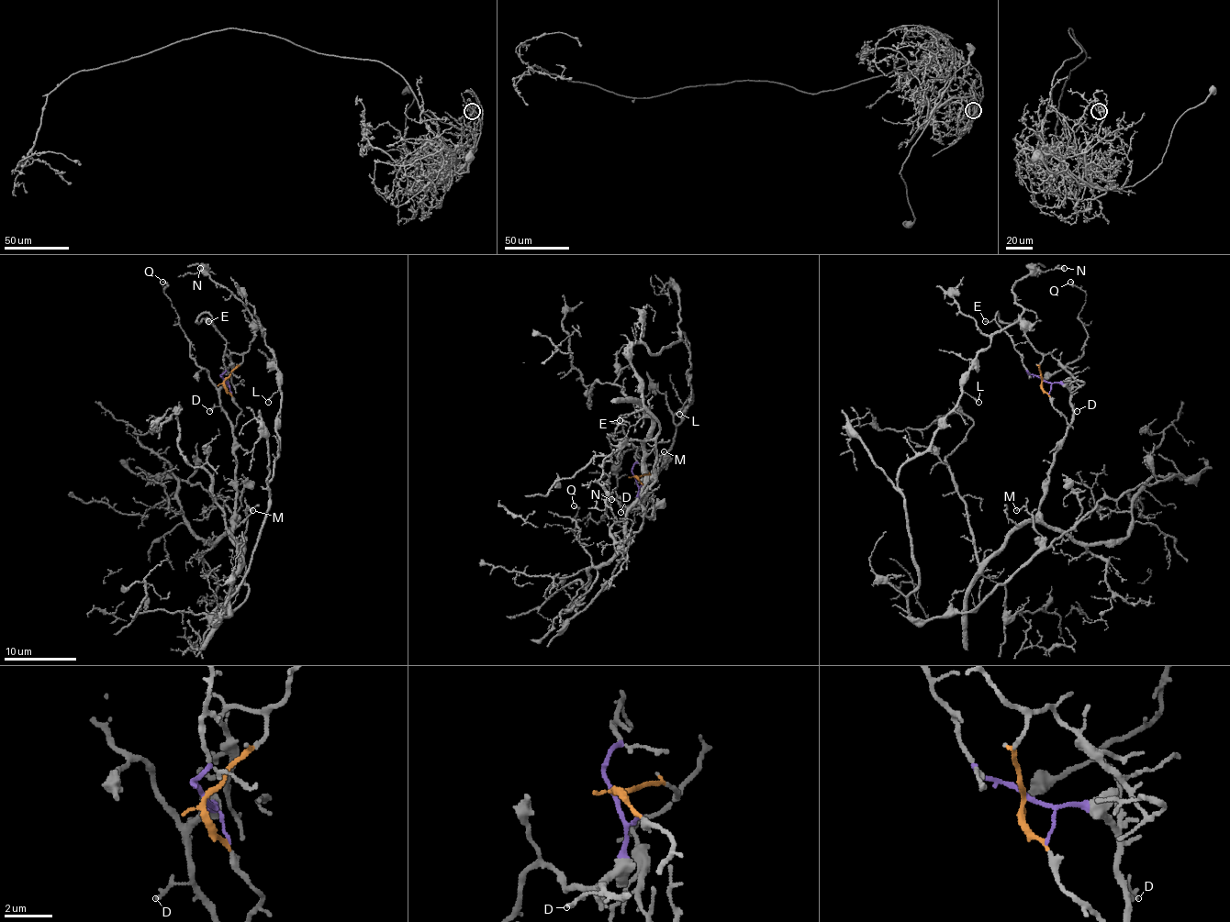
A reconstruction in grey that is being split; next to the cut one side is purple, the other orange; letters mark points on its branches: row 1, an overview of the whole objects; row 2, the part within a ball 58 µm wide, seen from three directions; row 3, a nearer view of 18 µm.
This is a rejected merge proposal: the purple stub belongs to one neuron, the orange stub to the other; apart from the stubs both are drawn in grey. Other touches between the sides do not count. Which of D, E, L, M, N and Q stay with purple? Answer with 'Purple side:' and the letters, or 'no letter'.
Purple side: D, E, Q

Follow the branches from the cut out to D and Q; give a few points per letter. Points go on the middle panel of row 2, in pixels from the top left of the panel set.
D: (635, 478), (639, 498), (620, 512)
Q: (635, 478), (639, 496), (628, 505), (609, 499), (598, 523), (588, 514), (577, 521), (577, 508), (574, 505)

